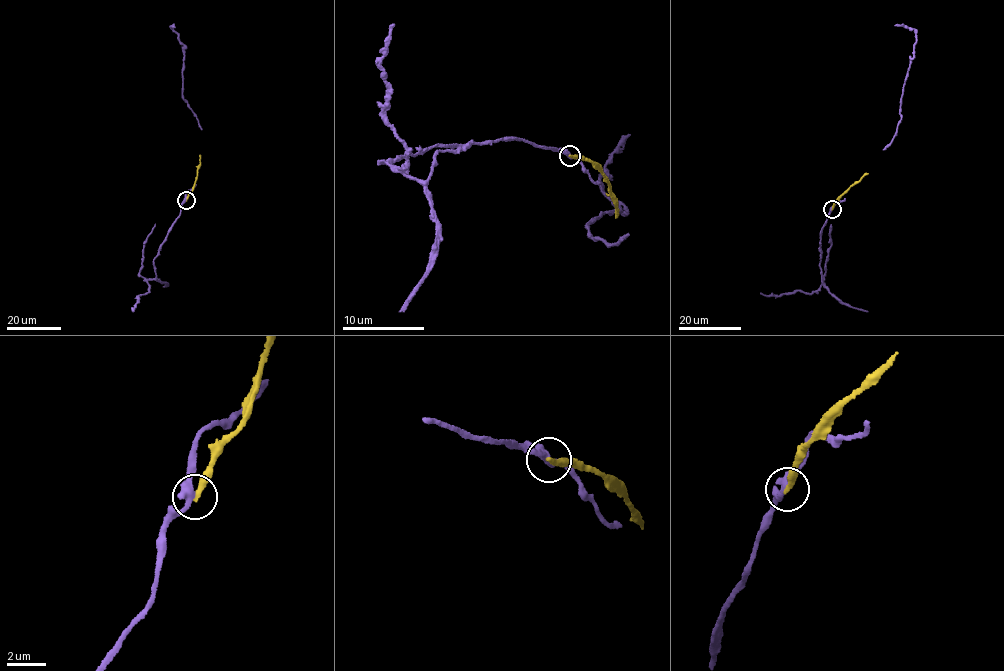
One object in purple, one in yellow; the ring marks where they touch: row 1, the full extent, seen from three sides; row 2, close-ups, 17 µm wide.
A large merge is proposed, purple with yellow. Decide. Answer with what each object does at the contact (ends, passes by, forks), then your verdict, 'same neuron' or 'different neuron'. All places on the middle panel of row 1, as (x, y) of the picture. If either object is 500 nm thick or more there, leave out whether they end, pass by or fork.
purple passes by | yellow ends | different neuron

